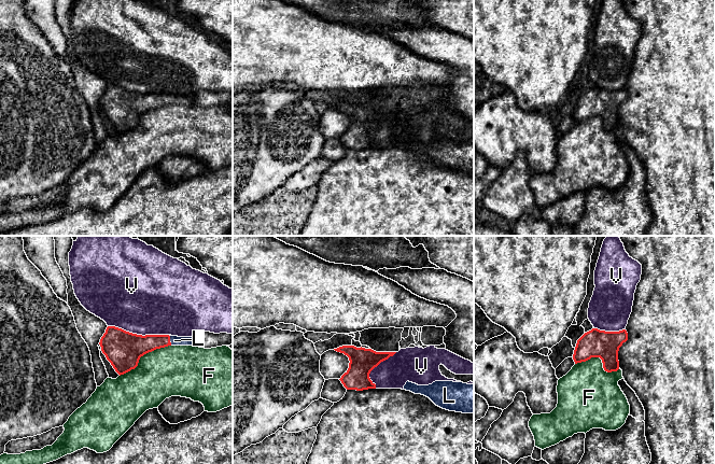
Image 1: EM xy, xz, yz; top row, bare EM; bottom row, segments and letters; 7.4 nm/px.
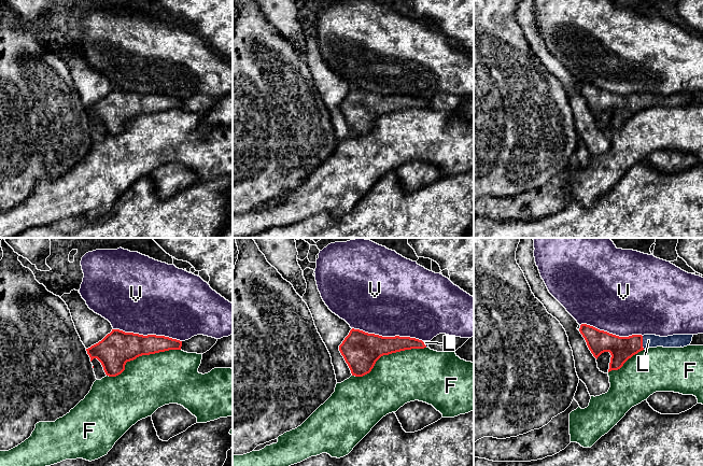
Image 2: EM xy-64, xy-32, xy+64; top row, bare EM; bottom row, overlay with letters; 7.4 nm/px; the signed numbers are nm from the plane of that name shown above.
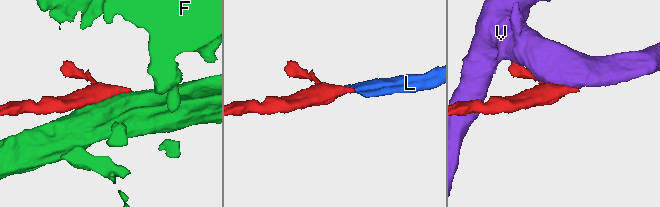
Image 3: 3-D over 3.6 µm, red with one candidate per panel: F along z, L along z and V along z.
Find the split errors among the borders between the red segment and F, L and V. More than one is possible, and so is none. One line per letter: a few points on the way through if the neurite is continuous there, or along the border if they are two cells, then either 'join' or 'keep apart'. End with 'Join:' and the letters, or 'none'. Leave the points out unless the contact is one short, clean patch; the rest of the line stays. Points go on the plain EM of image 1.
F: keep apart
L: way xy (137, 104), (169, 99), (174, 99); join
V: keep apart
Join: L

